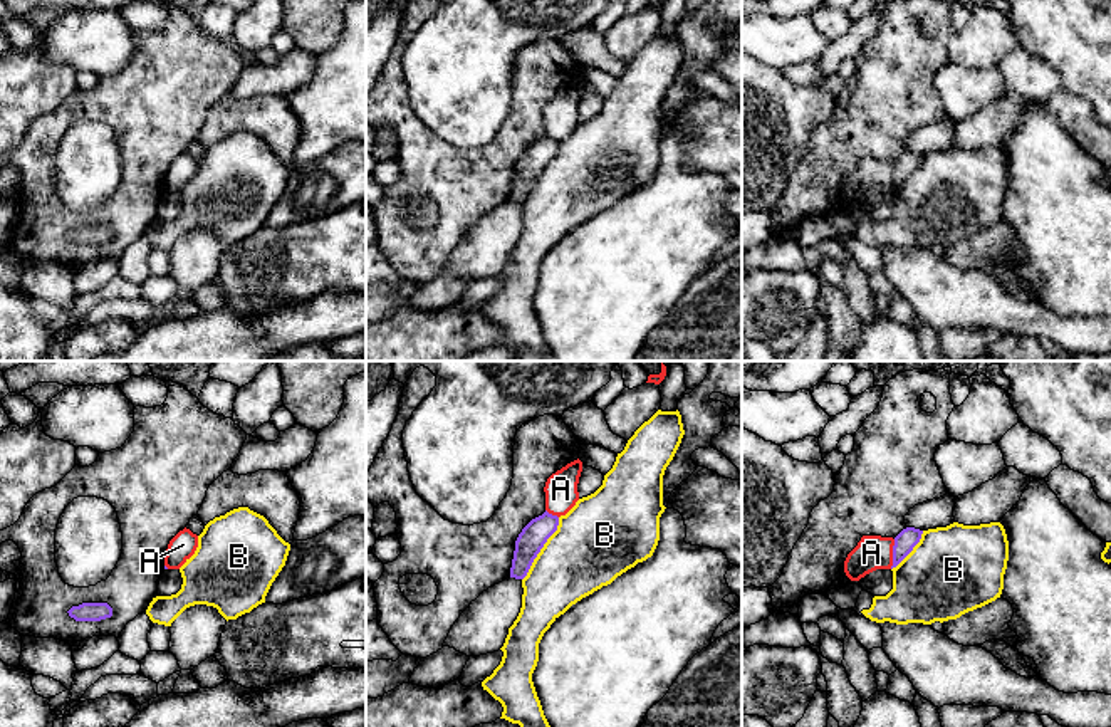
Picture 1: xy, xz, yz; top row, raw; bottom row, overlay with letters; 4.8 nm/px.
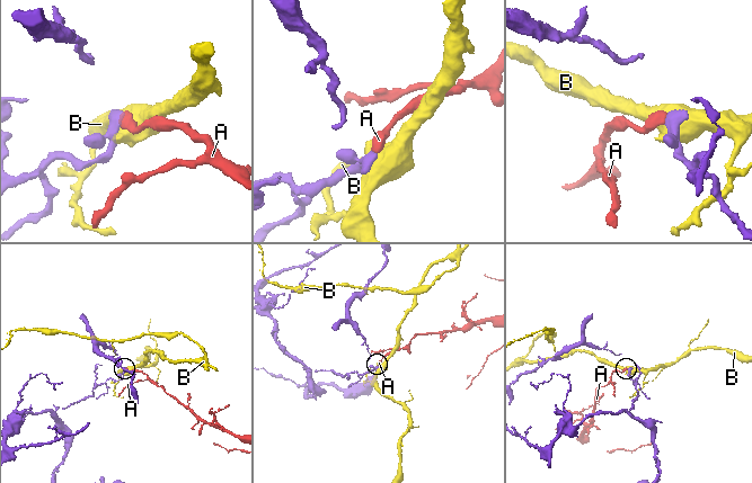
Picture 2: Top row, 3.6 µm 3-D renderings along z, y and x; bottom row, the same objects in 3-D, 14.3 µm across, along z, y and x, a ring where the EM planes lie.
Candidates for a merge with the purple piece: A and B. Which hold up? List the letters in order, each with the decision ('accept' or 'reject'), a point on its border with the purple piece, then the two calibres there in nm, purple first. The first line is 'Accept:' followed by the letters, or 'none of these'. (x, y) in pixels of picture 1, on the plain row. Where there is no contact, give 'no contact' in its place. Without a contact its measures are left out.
Accept: none of these
A: reject | yz (893, 178) | 100/160 nm
B: reject | xz (541, 172) | 130/380 nm

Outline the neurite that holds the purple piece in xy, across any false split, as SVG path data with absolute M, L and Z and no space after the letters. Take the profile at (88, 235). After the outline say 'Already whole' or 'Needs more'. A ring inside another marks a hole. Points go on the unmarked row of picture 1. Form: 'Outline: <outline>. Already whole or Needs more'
Outline: M82 227L67 237L76 245L101 245L112 240L112 232L107 227Z. Already whole

